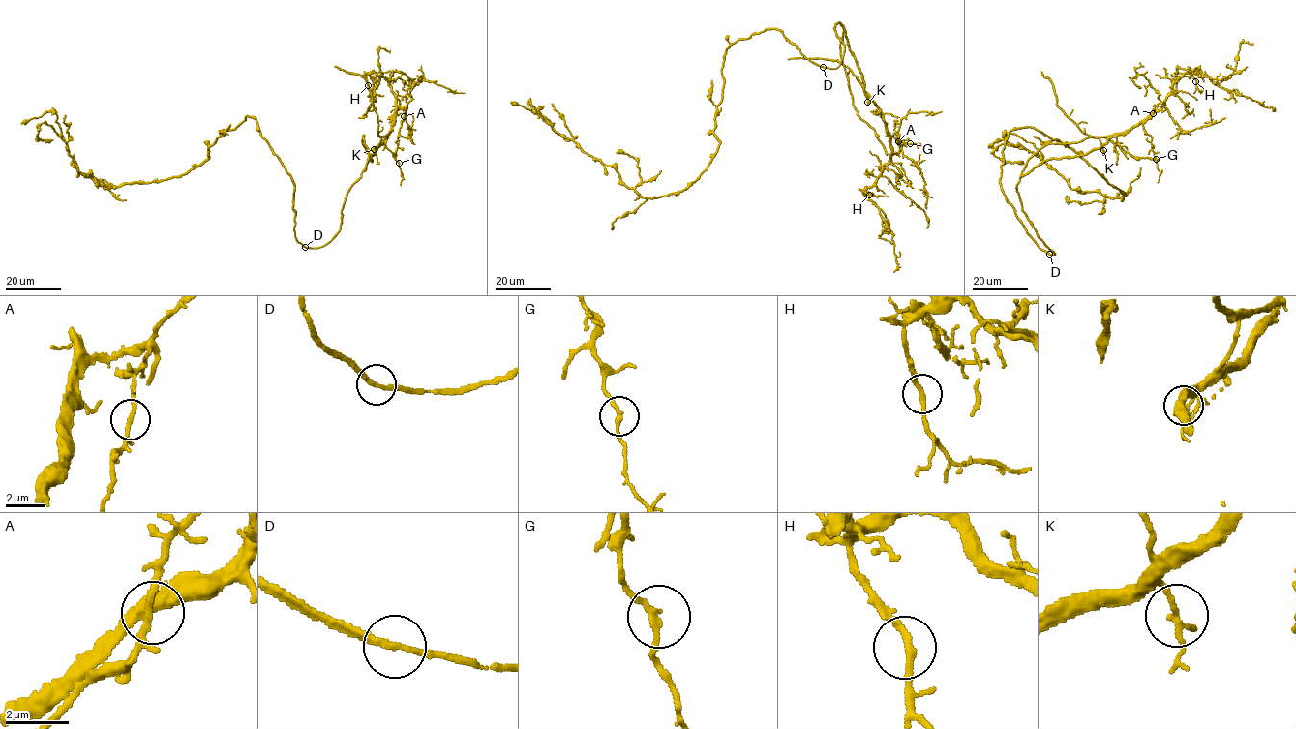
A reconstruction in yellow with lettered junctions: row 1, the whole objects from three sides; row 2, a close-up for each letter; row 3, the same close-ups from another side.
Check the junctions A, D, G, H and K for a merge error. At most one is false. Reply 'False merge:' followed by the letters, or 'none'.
False merge: none

